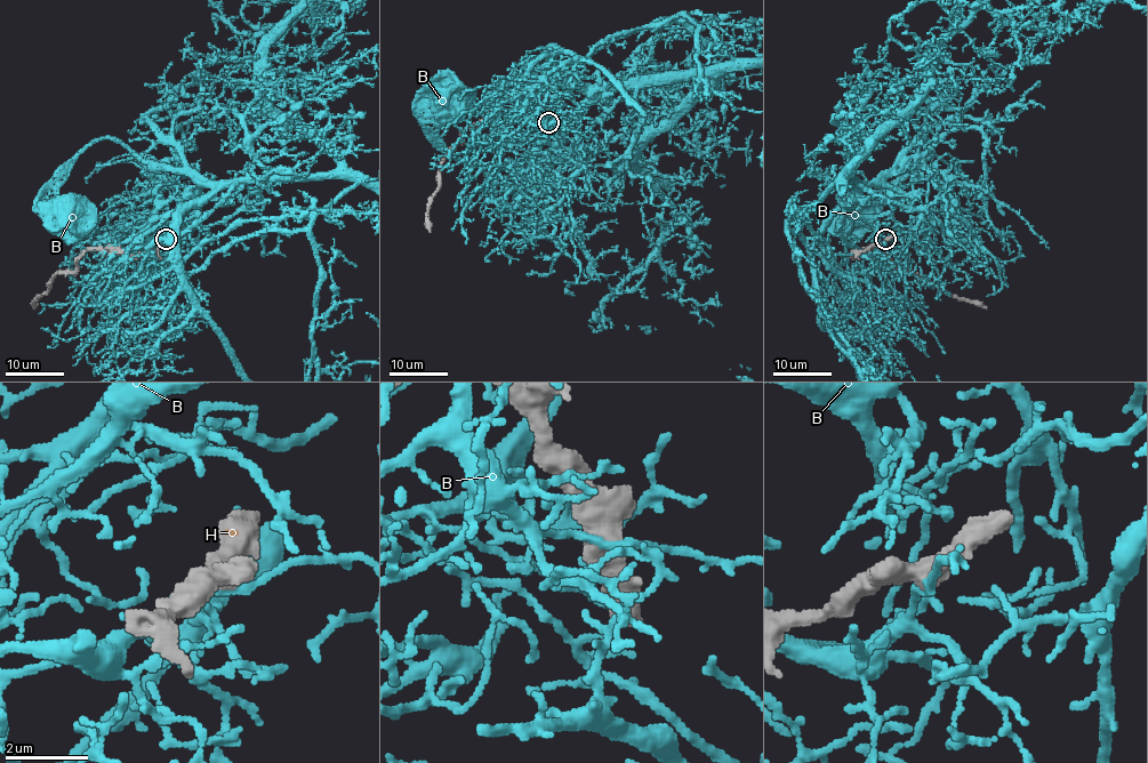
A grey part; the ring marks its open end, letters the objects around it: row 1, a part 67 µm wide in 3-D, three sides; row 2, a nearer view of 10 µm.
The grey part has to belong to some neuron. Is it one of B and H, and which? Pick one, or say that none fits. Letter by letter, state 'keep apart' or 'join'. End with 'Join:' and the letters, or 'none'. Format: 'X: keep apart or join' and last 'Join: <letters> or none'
B: keep apart
H: join
Join: H

